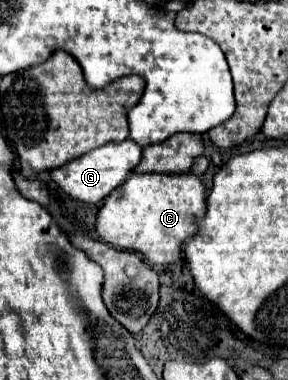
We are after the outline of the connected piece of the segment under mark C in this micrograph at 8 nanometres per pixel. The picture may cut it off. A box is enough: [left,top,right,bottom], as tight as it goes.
[97,173,205,265]

